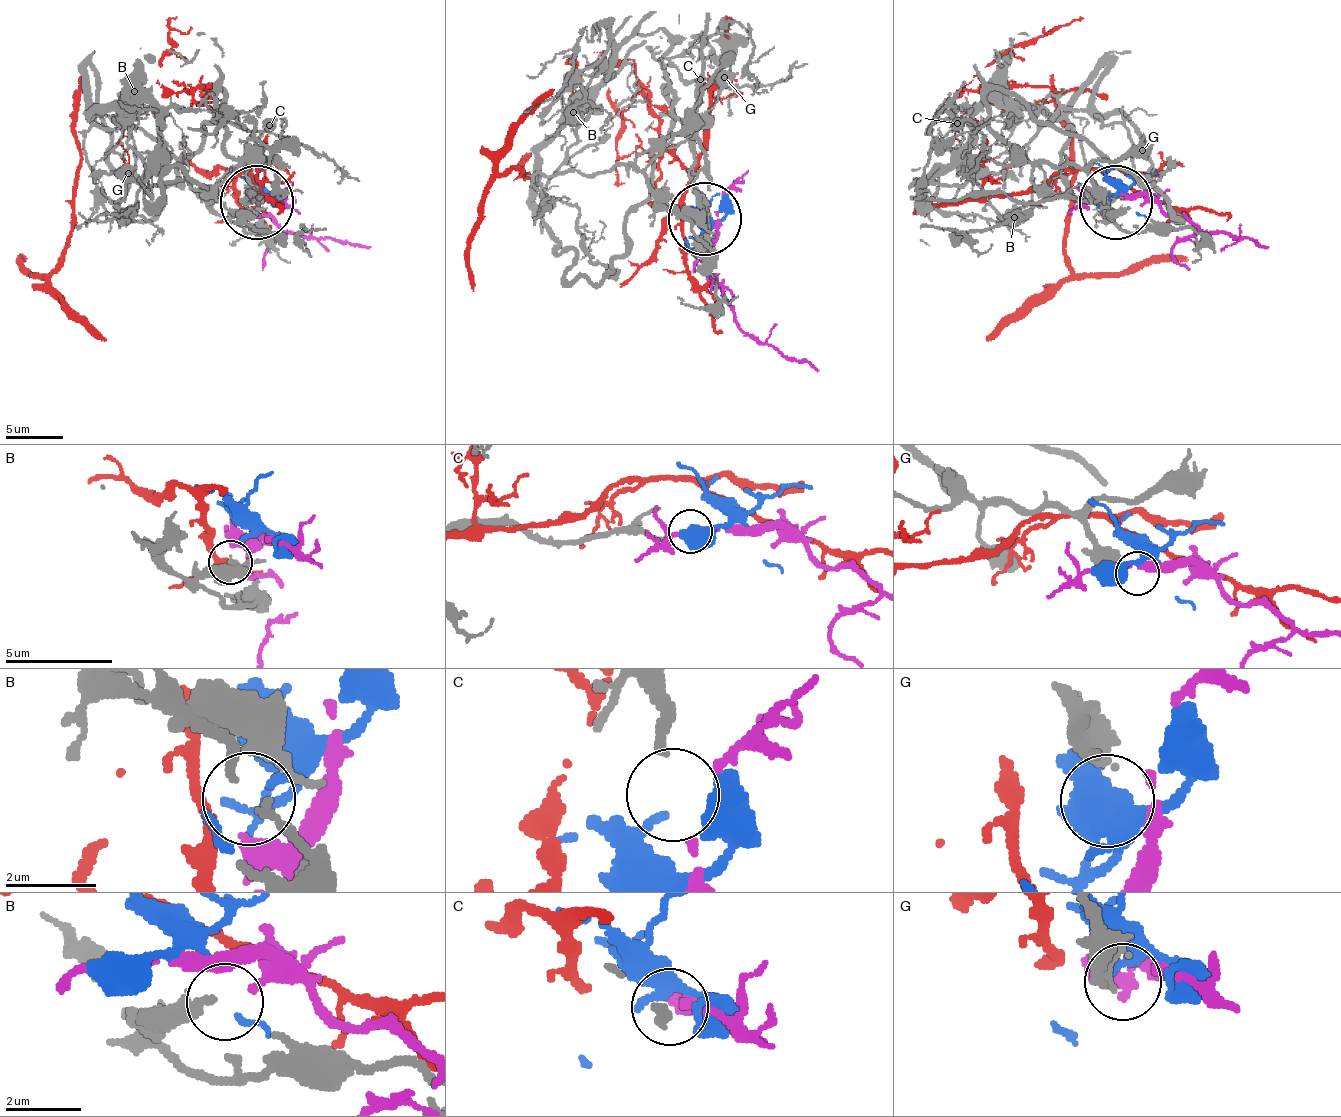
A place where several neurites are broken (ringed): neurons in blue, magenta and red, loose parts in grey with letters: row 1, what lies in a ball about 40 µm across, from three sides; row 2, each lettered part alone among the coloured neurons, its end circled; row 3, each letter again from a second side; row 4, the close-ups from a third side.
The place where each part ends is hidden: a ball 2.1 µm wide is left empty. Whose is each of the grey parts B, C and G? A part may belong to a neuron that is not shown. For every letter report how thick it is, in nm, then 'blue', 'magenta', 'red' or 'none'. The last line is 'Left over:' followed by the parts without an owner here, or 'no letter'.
B: calibre 550 nm; blue
C: calibre 240 nm; magenta
G: calibre 260 nm; none
Left over: G

